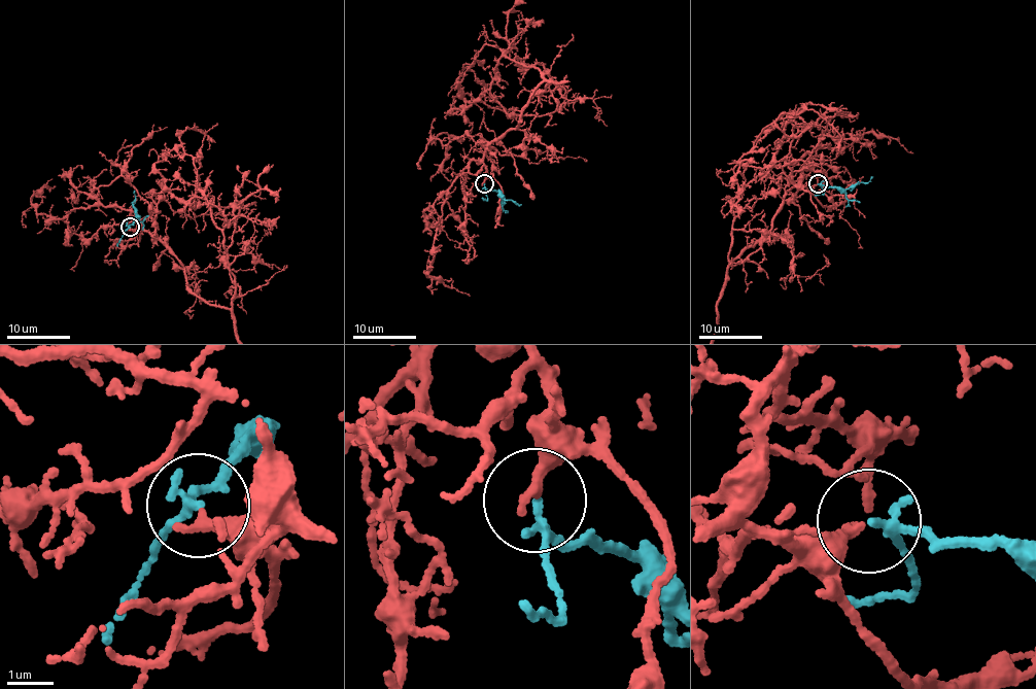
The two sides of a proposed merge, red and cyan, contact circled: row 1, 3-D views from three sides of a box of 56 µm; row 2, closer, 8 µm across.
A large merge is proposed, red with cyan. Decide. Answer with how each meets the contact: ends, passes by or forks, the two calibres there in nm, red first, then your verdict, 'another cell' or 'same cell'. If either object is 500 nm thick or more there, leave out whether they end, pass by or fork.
red ends | cyan passes by | 280/150 nm | same cell

